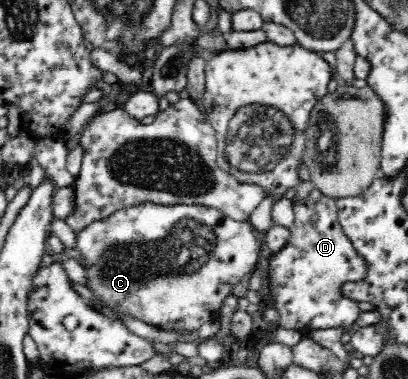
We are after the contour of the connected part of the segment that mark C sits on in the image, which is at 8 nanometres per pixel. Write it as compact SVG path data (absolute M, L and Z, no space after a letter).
M146 202L141 203L140 206L121 210L109 219L90 223L82 231L77 232L76 235L76 250L80 255L84 255L88 261L88 266L84 267L87 277L87 282L84 285L94 292L96 299L99 301L97 306L91 303L90 306L94 308L98 307L97 310L99 312L105 313L113 320L121 320L120 315L124 313L158 327L158 329L164 329L166 331L170 328L188 330L188 333L195 335L203 323L216 317L216 313L222 307L224 299L228 295L232 295L234 285L240 283L244 277L248 277L252 271L255 271L256 261L258 261L258 255L260 255L260 241L258 241L259 237L256 237L257 233L248 220L234 220L211 207L198 205L188 207L186 204L156 205L152 202Z

